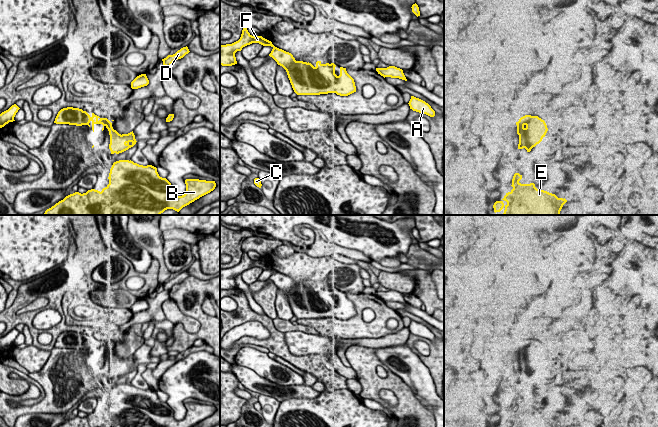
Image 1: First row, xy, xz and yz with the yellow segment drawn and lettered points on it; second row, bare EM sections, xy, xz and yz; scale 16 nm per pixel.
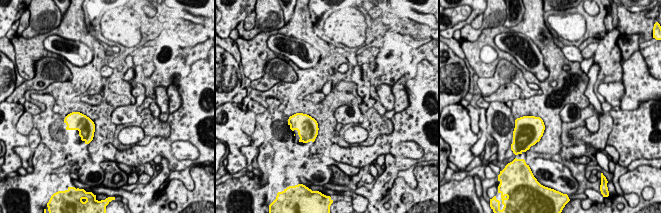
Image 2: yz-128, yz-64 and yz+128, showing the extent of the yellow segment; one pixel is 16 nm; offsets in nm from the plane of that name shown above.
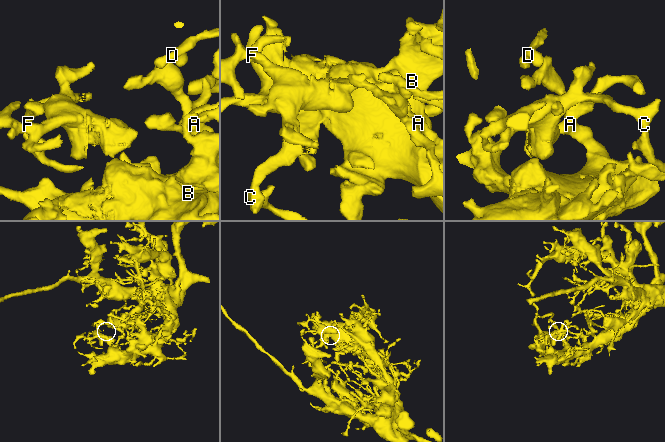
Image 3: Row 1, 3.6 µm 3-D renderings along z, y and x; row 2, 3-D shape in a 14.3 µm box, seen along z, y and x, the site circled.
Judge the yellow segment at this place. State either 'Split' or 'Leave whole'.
Leave whole

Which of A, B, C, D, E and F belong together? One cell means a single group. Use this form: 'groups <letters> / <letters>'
groups A B C D E F

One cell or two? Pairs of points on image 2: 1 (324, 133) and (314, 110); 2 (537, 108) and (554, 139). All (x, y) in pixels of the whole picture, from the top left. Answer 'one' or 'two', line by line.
1: one
2: one

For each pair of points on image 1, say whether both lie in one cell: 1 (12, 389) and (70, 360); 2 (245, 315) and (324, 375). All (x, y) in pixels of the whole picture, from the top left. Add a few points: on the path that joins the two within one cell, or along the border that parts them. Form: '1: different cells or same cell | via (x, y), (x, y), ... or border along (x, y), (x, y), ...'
1: different cells | border along (27, 375), (44, 391), (44, 396), (38, 402)
2: same cell | via (267, 324), (276, 344), (302, 362)

